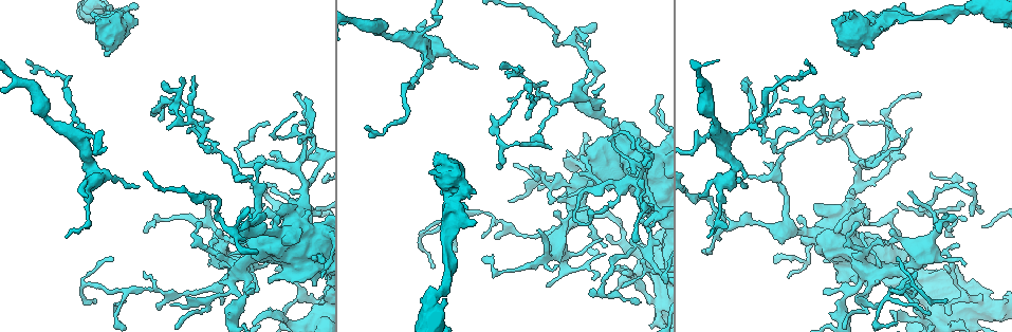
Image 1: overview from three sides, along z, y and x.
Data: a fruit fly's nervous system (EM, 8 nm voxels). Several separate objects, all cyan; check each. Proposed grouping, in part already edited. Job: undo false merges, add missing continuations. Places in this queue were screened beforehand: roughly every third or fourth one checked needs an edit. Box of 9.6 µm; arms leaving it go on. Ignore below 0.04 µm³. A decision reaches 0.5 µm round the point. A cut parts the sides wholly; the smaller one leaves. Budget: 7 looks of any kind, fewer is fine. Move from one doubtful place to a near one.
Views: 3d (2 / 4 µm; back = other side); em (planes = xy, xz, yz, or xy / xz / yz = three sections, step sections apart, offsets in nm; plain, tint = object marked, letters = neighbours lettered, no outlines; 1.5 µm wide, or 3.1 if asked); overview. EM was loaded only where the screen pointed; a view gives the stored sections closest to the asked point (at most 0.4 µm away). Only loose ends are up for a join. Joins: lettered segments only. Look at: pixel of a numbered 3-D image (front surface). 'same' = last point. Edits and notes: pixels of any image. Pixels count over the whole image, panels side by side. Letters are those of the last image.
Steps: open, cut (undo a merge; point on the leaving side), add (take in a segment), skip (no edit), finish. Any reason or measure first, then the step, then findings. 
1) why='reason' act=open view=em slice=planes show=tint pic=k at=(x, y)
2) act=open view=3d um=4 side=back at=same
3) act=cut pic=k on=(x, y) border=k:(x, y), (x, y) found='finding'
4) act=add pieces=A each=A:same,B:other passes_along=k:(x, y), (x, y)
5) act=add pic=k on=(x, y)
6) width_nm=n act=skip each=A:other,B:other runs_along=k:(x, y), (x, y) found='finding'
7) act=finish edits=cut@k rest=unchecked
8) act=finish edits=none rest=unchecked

why='an open end' act=open view=em slice=planes show=letters pic=1 at=(132, 26)

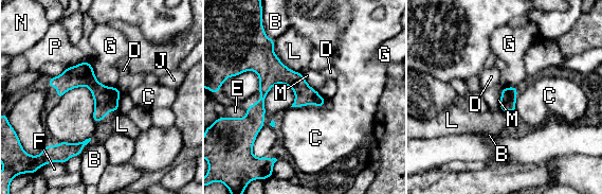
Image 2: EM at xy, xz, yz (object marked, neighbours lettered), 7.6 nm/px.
width_nm=120 longest_contact=L:340nm act=skip each=B:other,C:other,D:other,E:other,F:other,G:other,J:other,L:other,M:other,N:other,P:other found='none of them fits'

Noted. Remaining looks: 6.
why='an open end' act=open view=em slice=planes show=letters pic=1 at=(220, 214)

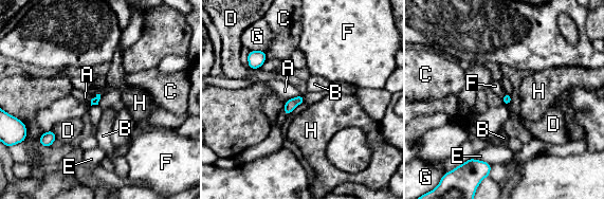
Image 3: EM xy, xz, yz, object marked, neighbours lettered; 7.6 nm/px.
act=skip each=A:other,B:other,C:other,D:other,E:other,F:other,G:other,H:other border=3:(299, 94), (290, 97), (285, 103) found='none of them fits'

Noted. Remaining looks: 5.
why='thin end' act=open view=3d um=2 pic=1 at=(595, 24)

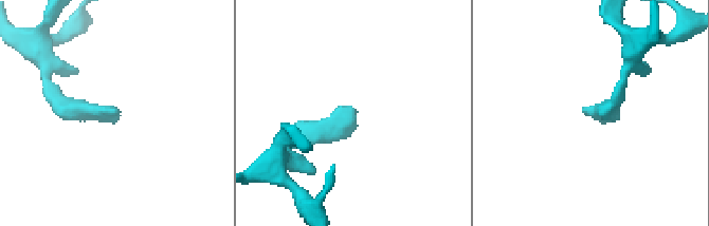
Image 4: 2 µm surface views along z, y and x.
act=open view=em slice=planes show=letters pic=4 at=(353, 111)

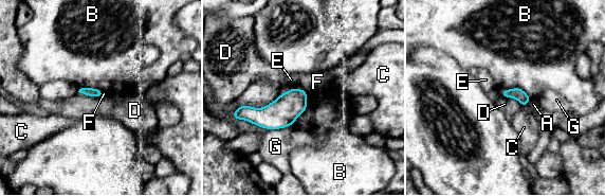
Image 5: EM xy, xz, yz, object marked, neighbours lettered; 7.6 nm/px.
act=skip each=A:other,B:other,C:other,D:other,E:other,F:other,G:other found='none of them fits'

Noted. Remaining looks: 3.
act=finish edits=none rest=unchecked

